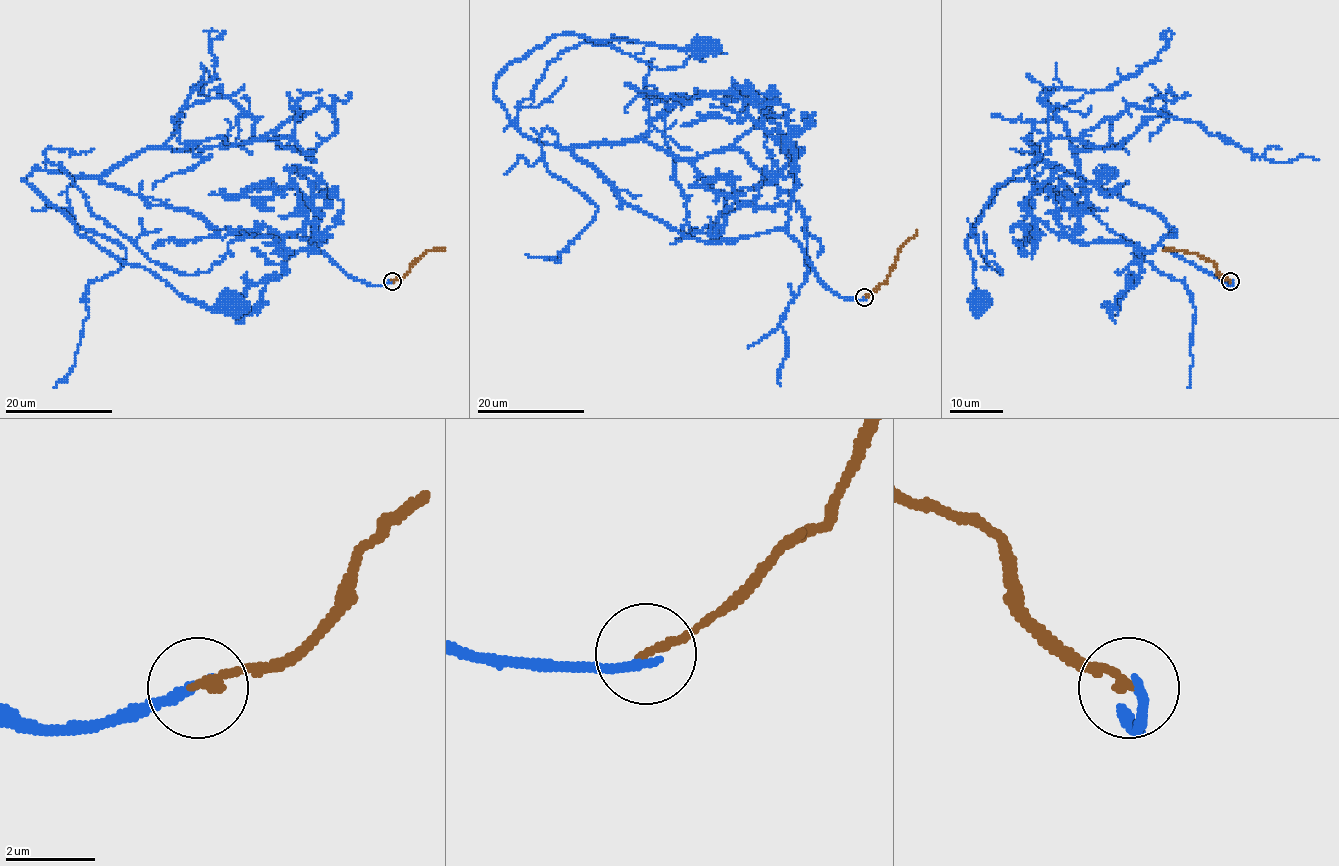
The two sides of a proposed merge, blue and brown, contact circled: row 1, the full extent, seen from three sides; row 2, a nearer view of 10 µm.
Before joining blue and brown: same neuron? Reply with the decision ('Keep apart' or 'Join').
Keep apart

